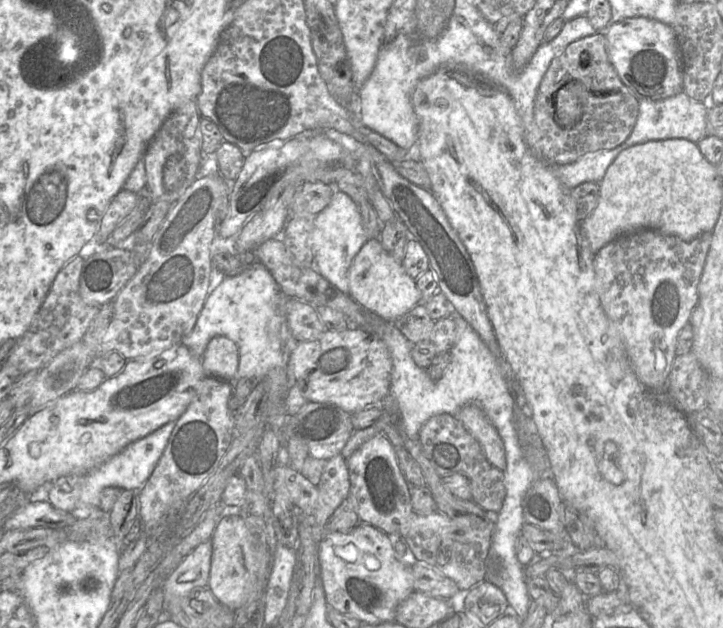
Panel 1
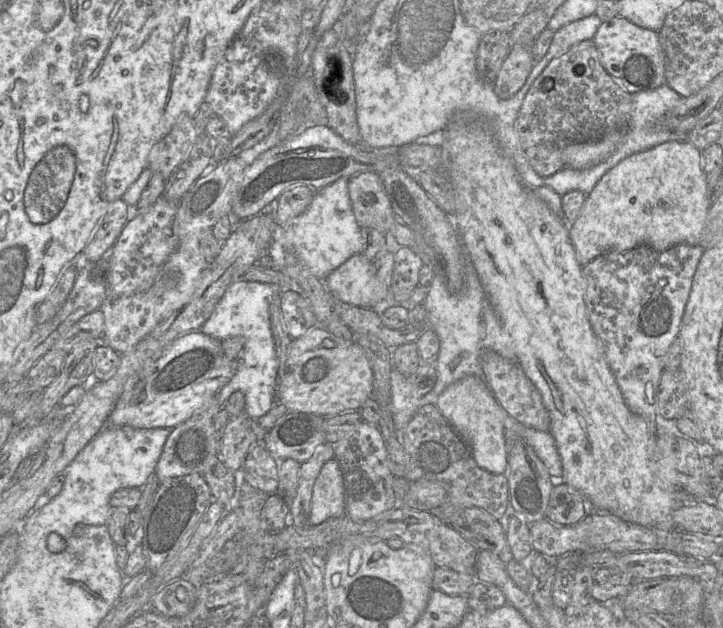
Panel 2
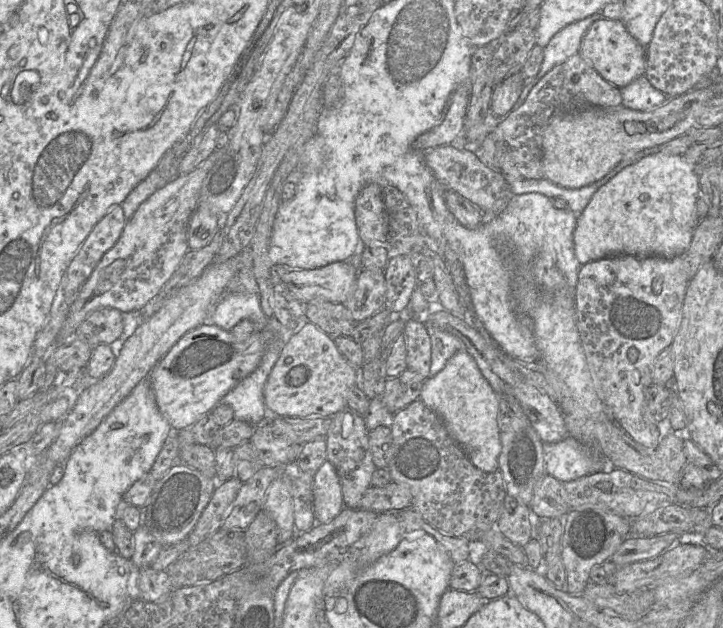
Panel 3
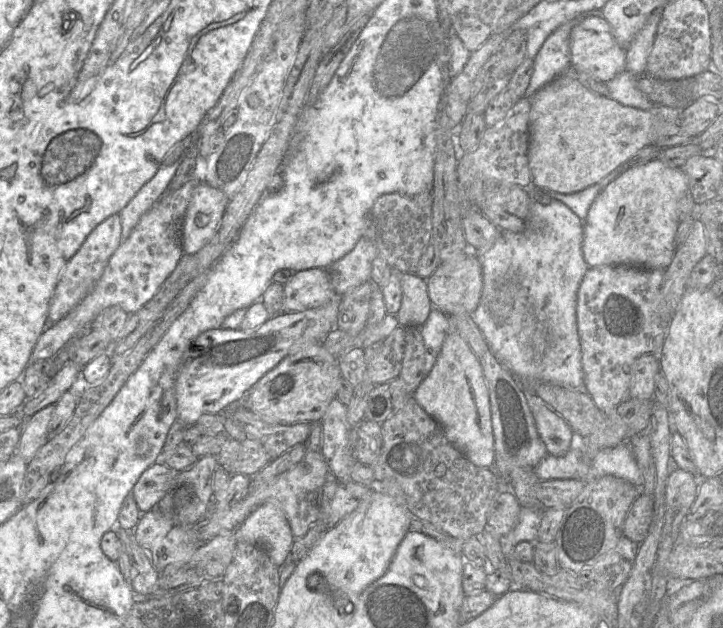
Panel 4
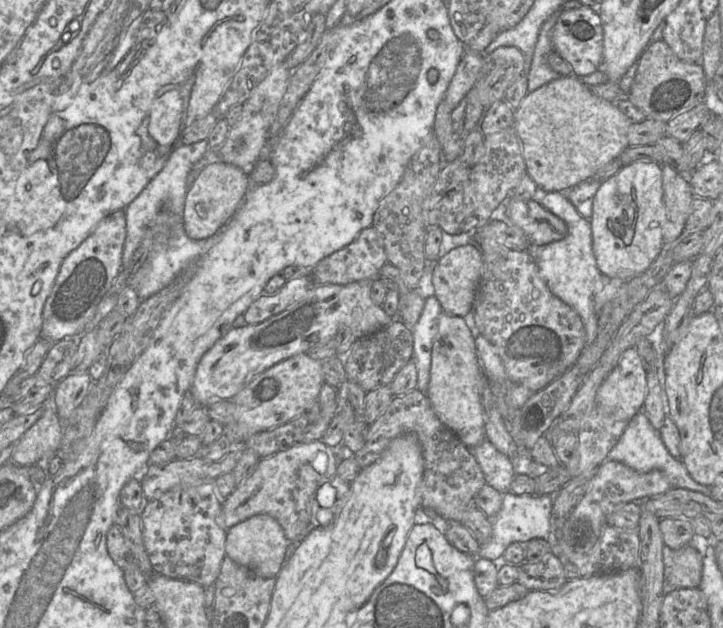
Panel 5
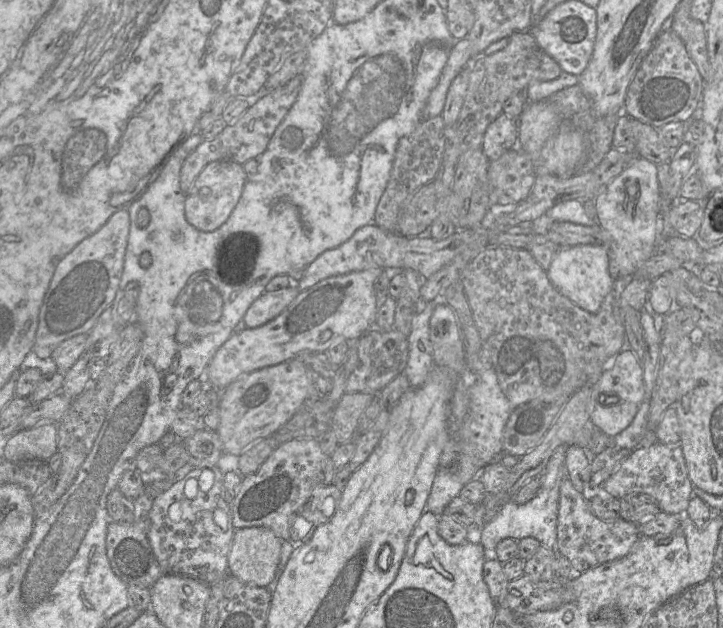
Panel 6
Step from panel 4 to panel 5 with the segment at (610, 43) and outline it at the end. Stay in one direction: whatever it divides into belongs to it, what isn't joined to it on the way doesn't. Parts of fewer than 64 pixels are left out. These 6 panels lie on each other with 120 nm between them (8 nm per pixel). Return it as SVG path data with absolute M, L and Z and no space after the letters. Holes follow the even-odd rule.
M590 6L563 11L551 33L553 51L567 61L576 77L585 77L600 69L603 60L603 28L600 15Z

